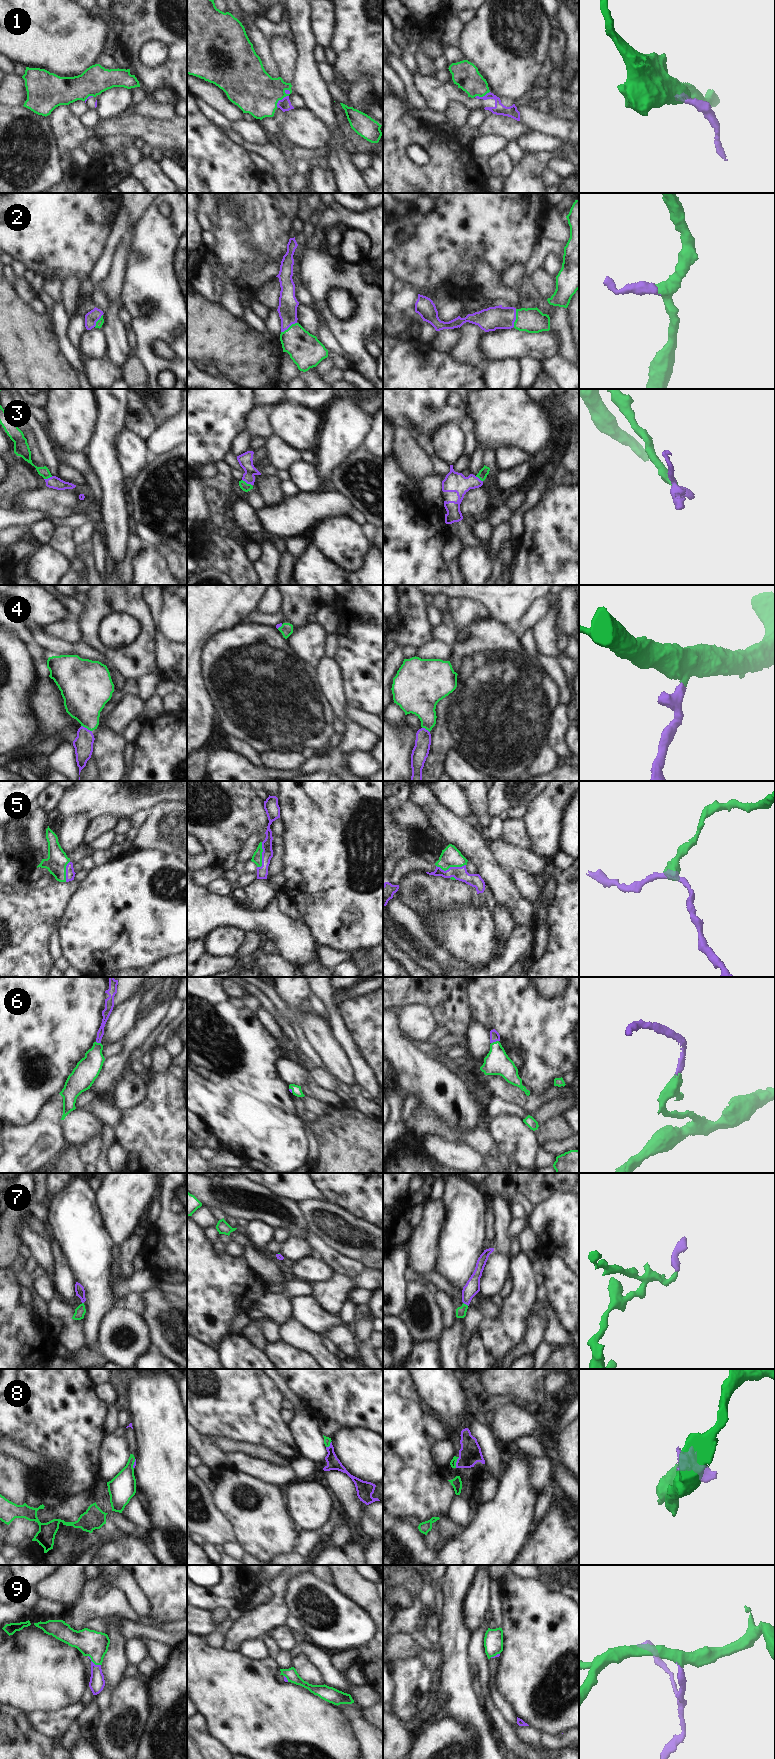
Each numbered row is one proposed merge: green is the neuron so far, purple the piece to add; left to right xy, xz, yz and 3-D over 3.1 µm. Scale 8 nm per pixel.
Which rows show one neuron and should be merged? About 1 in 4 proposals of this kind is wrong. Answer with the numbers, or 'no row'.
2, 3, 4, 5, 6, 7, 8, 9

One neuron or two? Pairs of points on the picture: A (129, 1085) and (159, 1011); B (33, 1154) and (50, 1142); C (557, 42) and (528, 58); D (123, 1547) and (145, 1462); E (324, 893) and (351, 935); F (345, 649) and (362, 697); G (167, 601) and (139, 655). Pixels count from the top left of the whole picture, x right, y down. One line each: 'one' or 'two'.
A: two
B: one
C: two
D: two
E: one
F: one
G: two

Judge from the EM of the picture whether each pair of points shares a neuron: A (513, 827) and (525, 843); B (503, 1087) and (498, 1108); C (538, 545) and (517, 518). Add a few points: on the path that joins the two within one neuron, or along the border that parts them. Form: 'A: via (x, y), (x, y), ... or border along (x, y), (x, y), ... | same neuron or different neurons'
A: via (514, 831), (521, 839) | same neuron
B: border along (493, 1095), (522, 1107) | different neurons
C: border along (535, 506), (524, 515), (524, 533), (521, 537) | different neurons

